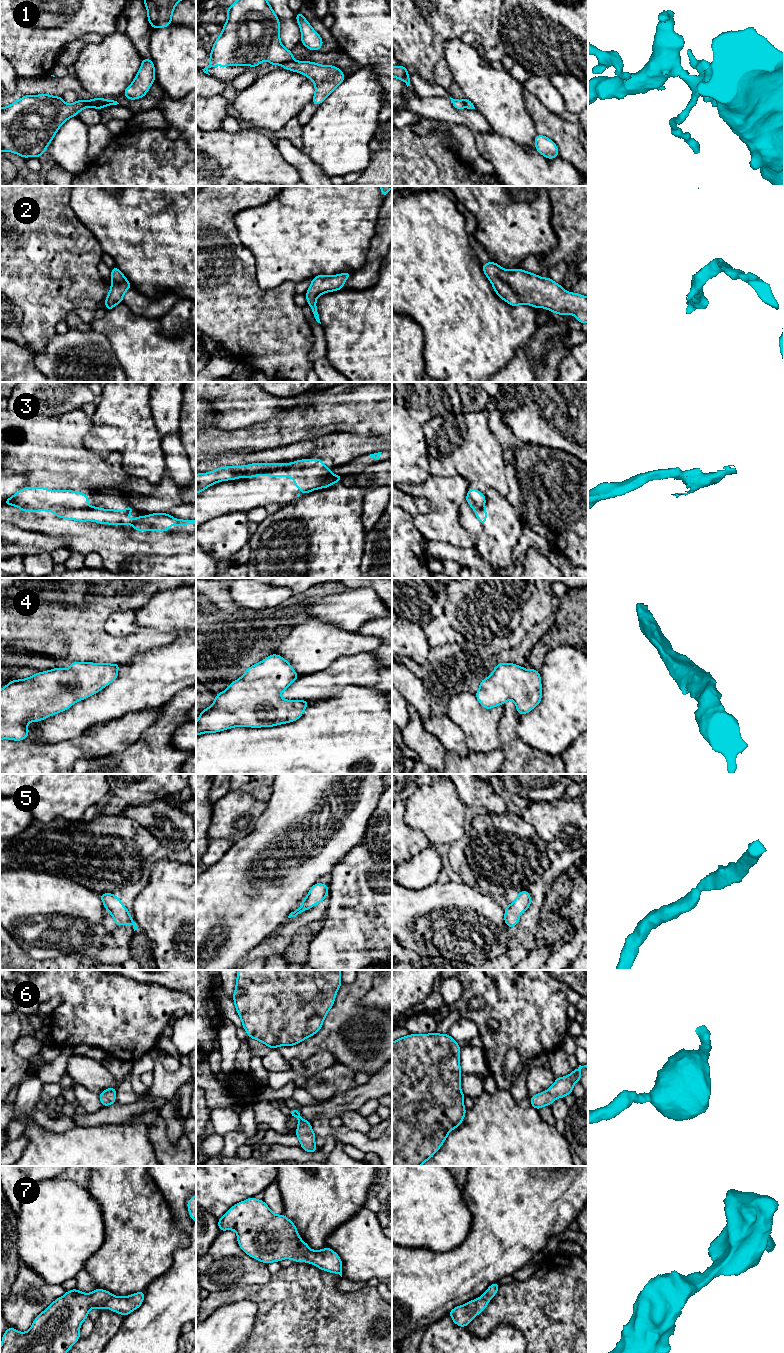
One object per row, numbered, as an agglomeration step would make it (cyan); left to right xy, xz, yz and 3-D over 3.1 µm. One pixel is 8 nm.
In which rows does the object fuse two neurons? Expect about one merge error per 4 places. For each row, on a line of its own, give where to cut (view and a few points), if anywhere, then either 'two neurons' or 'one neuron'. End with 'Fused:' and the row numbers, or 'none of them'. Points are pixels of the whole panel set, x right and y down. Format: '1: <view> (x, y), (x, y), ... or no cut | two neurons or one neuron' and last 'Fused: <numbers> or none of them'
1: xy (87, 101), (100, 108) | two neurons
2: no cut | one neuron
3: xz (280, 463), (241, 477) | two neurons
4: no cut | one neuron
5: no cut | one neuron
6: no cut | one neuron
7: no cut | one neuron
Fused: 1, 3

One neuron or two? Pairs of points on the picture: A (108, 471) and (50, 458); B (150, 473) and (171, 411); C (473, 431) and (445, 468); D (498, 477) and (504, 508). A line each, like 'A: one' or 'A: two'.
A: one
B: two
C: one
D: two

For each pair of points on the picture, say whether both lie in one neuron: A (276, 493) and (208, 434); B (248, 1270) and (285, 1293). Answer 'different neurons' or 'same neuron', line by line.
A: different neurons
B: different neurons

